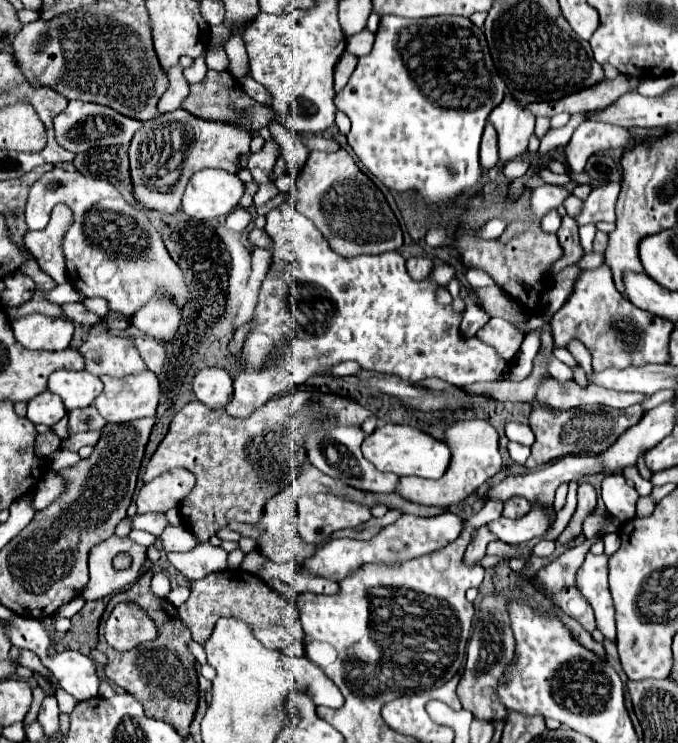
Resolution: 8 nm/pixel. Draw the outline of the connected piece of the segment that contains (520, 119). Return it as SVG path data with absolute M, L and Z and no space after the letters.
M507 95L501 105L491 111L489 121L499 135L501 163L507 163L515 157L523 157L527 153L527 143L533 135L535 117L533 113L529 113L529 109L525 109L523 103Z

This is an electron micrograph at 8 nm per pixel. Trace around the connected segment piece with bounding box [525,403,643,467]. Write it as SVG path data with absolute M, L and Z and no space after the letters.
M533 405L531 411L531 429L537 441L531 447L531 457L527 459L527 467L537 467L559 459L567 453L603 453L609 445L617 441L629 427L639 423L643 417L643 407L633 405L629 409L597 409L597 411L583 411L583 409L547 409L543 405Z

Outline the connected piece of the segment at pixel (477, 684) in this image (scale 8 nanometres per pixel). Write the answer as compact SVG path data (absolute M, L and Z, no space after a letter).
M483 595L477 603L479 617L473 625L473 633L469 637L467 645L467 663L461 675L461 681L457 685L457 697L463 705L463 709L471 711L475 717L485 717L489 721L503 721L505 719L505 707L493 693L497 693L497 679L501 679L501 673L505 673L505 665L513 661L513 631L509 625L509 613L505 613L505 601L497 595Z

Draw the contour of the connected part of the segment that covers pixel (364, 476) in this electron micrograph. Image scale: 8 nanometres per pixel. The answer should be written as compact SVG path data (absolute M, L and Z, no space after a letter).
M331 427L327 431L317 431L311 433L305 441L307 445L307 455L311 465L315 465L321 473L343 481L345 485L351 485L355 489L361 491L371 491L371 493L393 493L399 477L395 473L383 473L377 471L373 463L369 463L363 455L361 455L361 441L365 439L361 427Z

